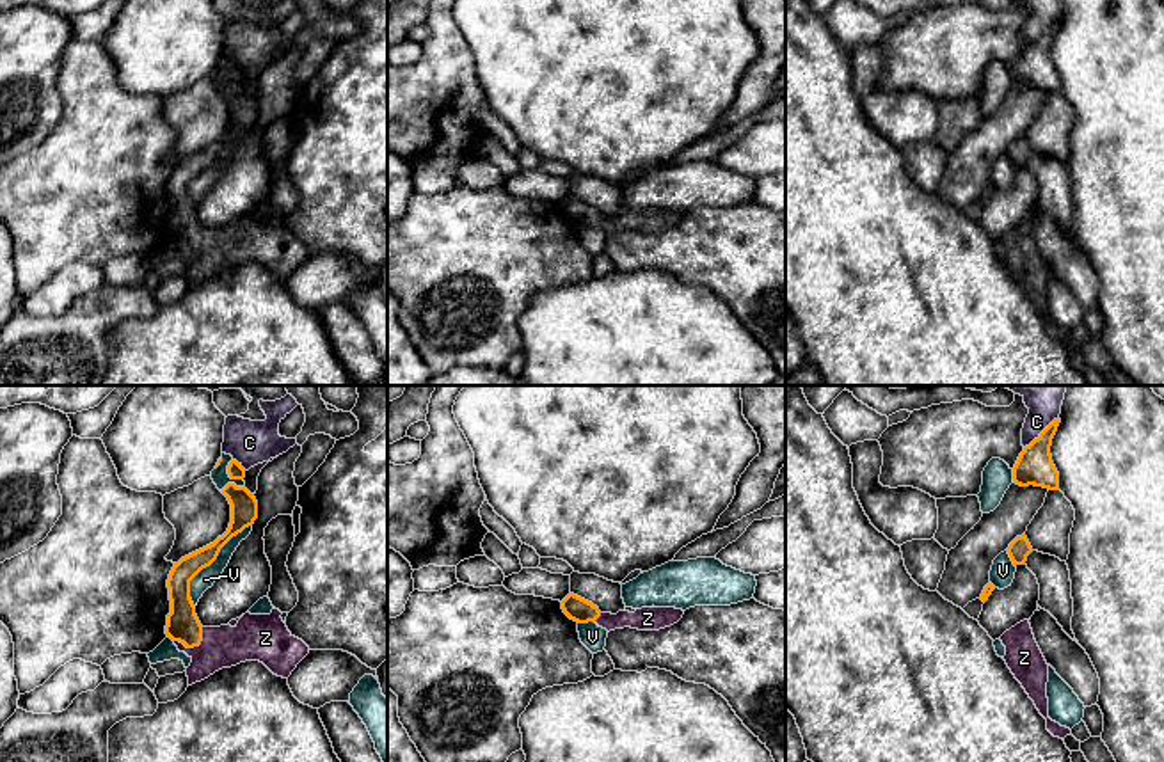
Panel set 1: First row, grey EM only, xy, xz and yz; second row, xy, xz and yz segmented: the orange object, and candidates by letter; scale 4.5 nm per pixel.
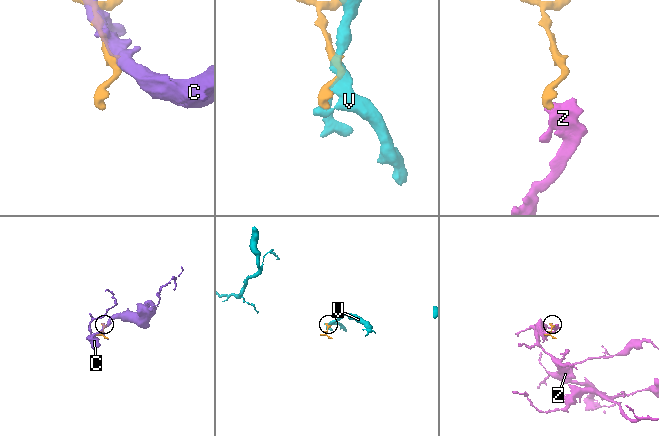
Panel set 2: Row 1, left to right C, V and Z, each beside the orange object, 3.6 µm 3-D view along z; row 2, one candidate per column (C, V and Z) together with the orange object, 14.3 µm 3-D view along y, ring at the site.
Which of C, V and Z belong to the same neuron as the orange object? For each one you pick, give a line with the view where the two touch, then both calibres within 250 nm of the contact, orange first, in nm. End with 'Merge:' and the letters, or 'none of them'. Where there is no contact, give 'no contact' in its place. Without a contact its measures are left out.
Z: xy | 150/190 nm
Merge: Z

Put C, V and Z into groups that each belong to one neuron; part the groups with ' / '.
C / V / Z

